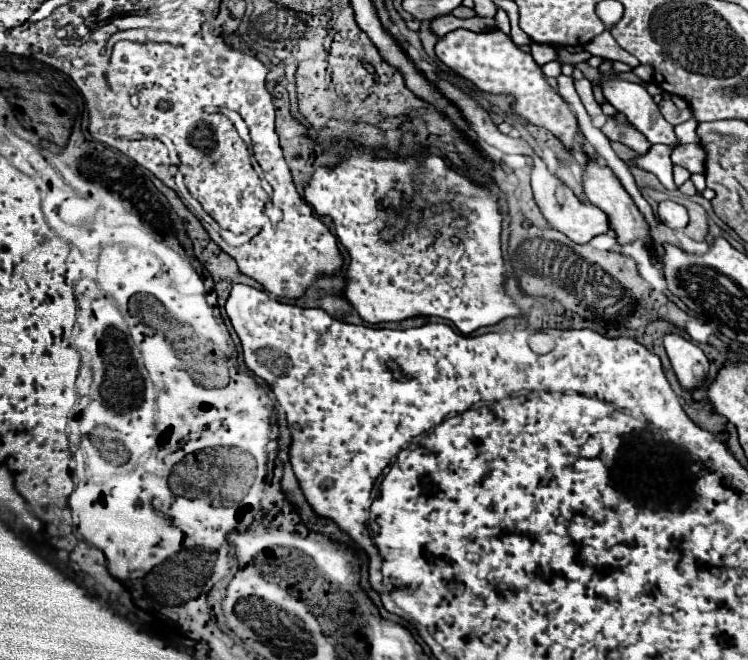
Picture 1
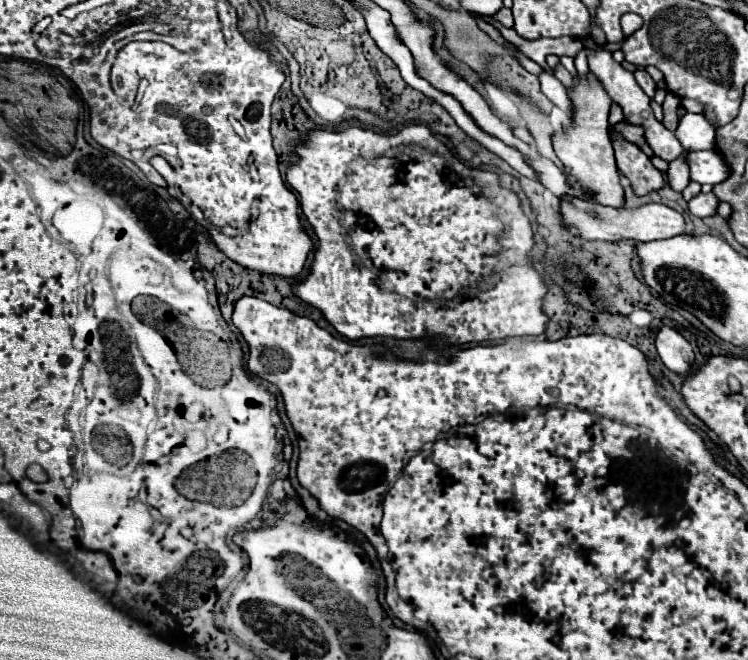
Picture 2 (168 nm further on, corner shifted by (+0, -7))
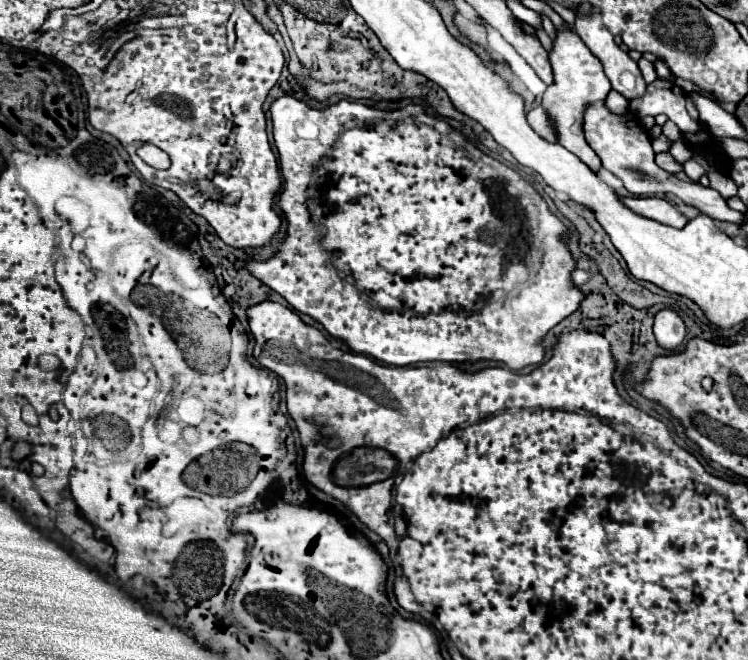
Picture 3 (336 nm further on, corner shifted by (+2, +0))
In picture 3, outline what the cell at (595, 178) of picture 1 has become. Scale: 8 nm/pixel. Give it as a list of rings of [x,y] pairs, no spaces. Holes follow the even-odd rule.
[[[573,29],[557,31],[557,39],[553,41],[549,61],[553,65],[555,81],[547,87],[541,105],[555,127],[557,143],[575,153],[591,171],[597,173],[601,169],[601,159],[597,157],[597,153],[593,153],[591,145],[583,135],[583,115],[593,103],[605,101],[607,93],[611,91],[611,83],[603,73],[601,61],[587,49],[587,45],[579,39],[579,35]]]

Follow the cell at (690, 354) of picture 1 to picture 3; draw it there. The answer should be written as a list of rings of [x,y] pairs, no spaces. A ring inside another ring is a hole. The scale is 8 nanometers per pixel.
[[[663,309],[655,315],[653,333],[657,345],[665,351],[675,351],[685,341],[685,325],[681,317],[671,309]]]

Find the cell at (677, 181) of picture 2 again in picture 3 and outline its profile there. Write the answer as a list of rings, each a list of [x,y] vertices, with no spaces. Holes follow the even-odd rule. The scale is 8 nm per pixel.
[[[679,139],[679,141],[675,141],[675,143],[671,143],[671,149],[669,149],[669,153],[675,157],[675,161],[677,163],[685,163],[687,159],[691,159],[693,157],[693,151],[691,151],[691,147],[687,145],[687,141],[683,141],[683,139]]]

